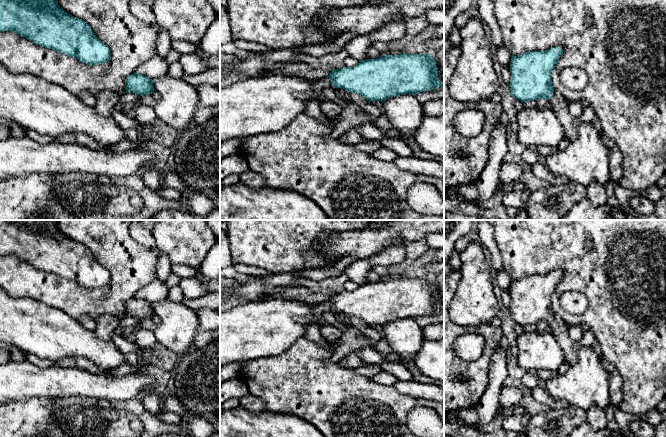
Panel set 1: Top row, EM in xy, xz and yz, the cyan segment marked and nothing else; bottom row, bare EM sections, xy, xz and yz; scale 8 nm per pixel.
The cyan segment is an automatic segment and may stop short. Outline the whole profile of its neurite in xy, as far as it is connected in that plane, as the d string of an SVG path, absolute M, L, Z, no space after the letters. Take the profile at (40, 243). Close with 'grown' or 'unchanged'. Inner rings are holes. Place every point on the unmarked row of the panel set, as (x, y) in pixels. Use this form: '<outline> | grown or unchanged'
M0 220L0 256L11 255L31 266L59 277L75 281L87 289L109 285L109 272L82 243L60 232L57 220Z | unchanged

